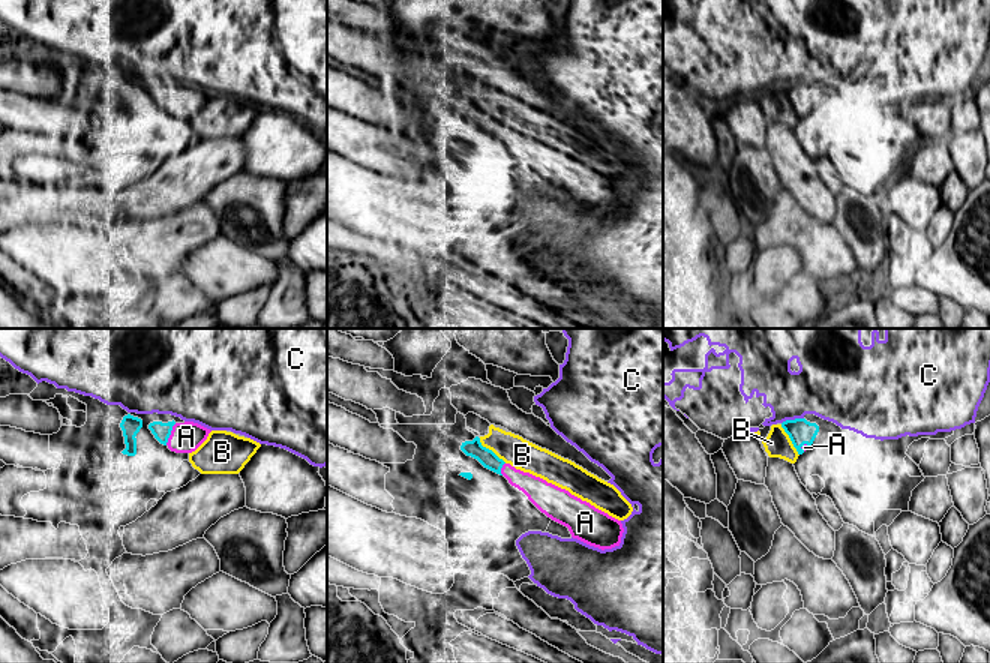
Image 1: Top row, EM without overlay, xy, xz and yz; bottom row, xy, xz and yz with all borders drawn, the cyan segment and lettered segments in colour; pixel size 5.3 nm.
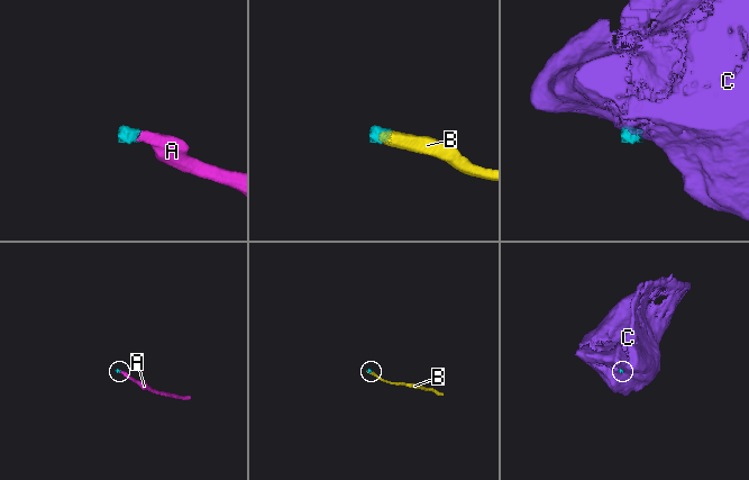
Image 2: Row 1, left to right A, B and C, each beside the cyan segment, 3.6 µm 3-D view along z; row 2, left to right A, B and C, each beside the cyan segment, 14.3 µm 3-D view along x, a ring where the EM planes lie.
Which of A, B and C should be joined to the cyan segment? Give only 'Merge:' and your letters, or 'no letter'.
Merge: A

